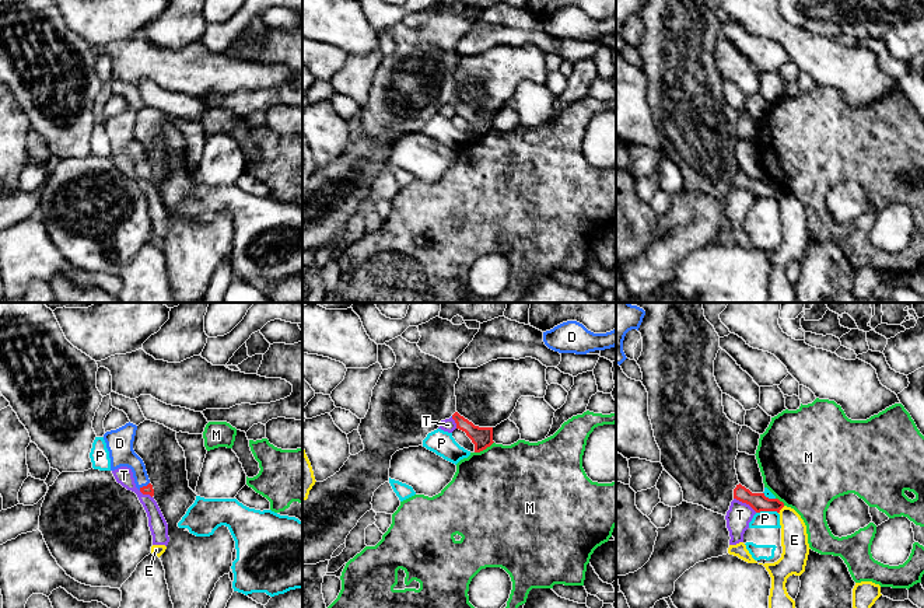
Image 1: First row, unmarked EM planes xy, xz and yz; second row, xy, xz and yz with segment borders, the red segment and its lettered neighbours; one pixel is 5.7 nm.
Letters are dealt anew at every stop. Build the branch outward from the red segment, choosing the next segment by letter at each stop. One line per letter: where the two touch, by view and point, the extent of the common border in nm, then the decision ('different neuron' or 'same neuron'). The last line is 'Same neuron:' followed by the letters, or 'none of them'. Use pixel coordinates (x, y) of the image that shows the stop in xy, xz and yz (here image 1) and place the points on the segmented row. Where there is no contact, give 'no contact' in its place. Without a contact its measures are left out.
D: xy (143, 486) | 80 nm | same neuron
E: yz (780, 509) | 60 nm | different neuron
M: xz (483, 448) | 130 nm | different neuron
P: yz (766, 510) | 130 nm | different neuron
T: yz (745, 502) | 160 nm | different neuron
Same neuron: D

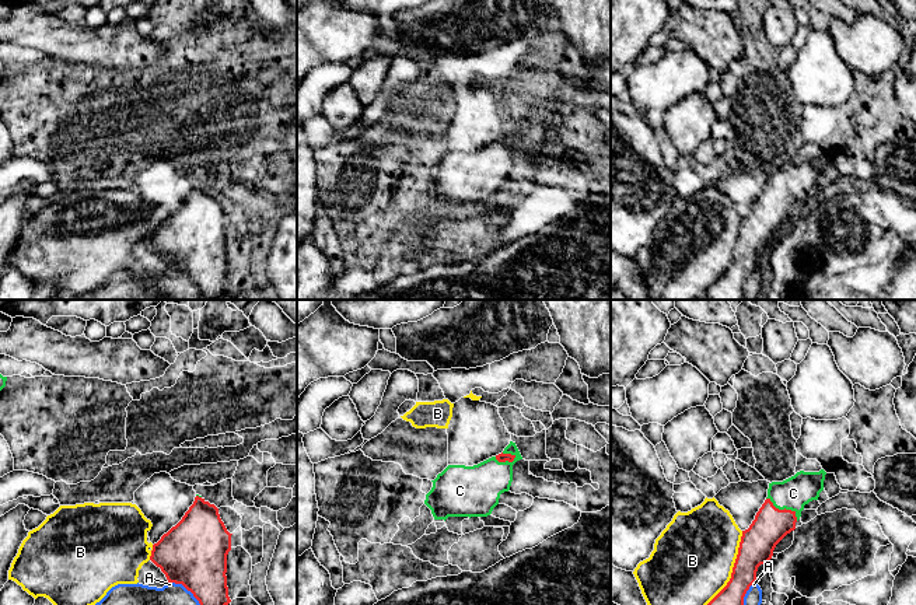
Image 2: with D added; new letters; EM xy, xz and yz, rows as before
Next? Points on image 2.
A: xy (185, 587) | 240 nm | different neuron
B: yz (733, 567) | 480 nm | different neuron
C: yz (785, 509) | 220 nm | same neuron
Same neuron: C

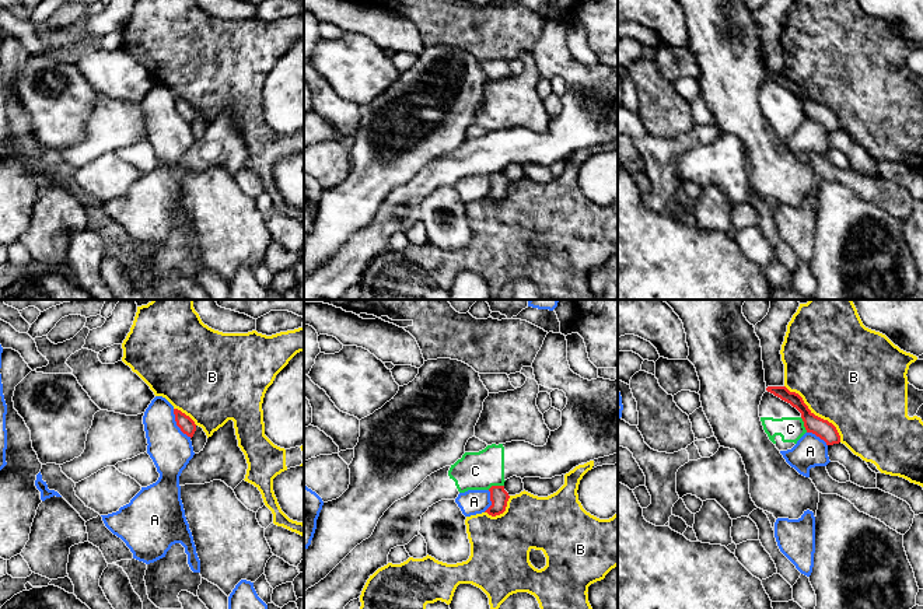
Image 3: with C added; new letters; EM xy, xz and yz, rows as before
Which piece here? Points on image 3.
A: xy (177, 424) | 200 nm | different neuron
B: yz (814, 415) | 460 nm | different neuron
C: xz (495, 486) | 100 nm | different neuron
Same neuron: none of them

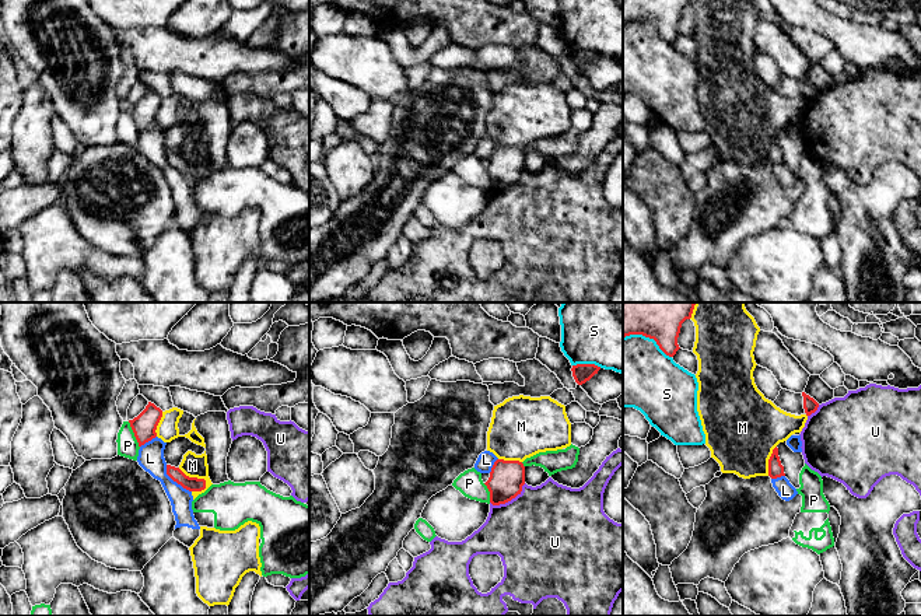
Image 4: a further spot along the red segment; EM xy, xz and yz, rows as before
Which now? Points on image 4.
L: xy (175, 480) | 220 nm | different neuron
M: xy (195, 478) | 200 nm | different neuron
P: xy (135, 434) | 170 nm | different neuron
S: yz (648, 336) | 300 nm | different neuron
U: xz (508, 500) | 240 nm | different neuron
Same neuron: none of them

